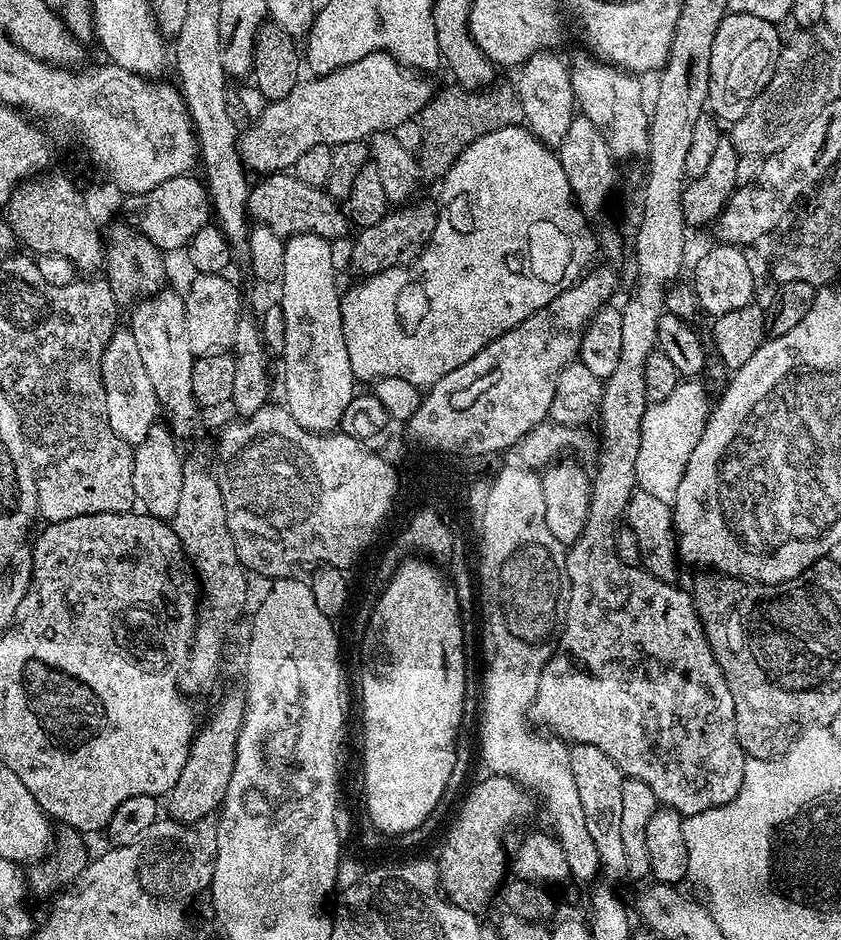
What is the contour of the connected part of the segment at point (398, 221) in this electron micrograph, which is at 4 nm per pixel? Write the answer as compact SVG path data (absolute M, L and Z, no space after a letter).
M419 200L389 211L388 215L374 222L374 226L366 226L355 233L357 236L352 240L352 268L355 271L371 274L377 270L394 268L397 264L408 263L424 251L424 245L431 238L436 225L438 208L428 200Z

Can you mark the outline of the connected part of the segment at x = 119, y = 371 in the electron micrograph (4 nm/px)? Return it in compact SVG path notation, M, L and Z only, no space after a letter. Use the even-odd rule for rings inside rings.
M132 331L113 332L108 345L104 347L100 369L106 390L106 410L110 426L126 443L137 446L157 423L158 405L154 385L150 382L150 374L146 374L146 366L142 364L142 354L138 351L138 342L134 342Z

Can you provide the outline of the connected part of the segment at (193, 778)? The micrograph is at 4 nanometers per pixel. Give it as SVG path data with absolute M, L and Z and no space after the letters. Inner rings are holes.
M236 690L236 692L228 692L216 704L216 709L212 712L212 717L208 721L203 721L202 727L197 731L195 738L192 740L192 747L188 750L188 757L186 758L186 766L182 766L182 774L178 774L178 782L174 782L172 791L167 793L166 801L168 800L168 808L166 804L166 812L171 819L179 820L181 824L191 824L193 826L204 822L208 815L215 813L220 805L224 803L226 798L226 786L230 784L230 774L234 772L234 762L236 761L236 743L238 742L238 730L242 730L242 722L244 721L244 693Z

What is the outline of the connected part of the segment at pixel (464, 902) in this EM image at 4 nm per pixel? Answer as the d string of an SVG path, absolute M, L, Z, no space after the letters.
M499 774L485 775L485 780L480 780L468 792L444 845L440 848L440 860L438 859L438 875L440 887L448 901L467 912L477 914L492 900L492 895L501 891L505 883L504 864L506 868L506 856L504 860L504 831L511 826L512 820L524 820L532 812L533 793L522 784L517 784L508 776Z

